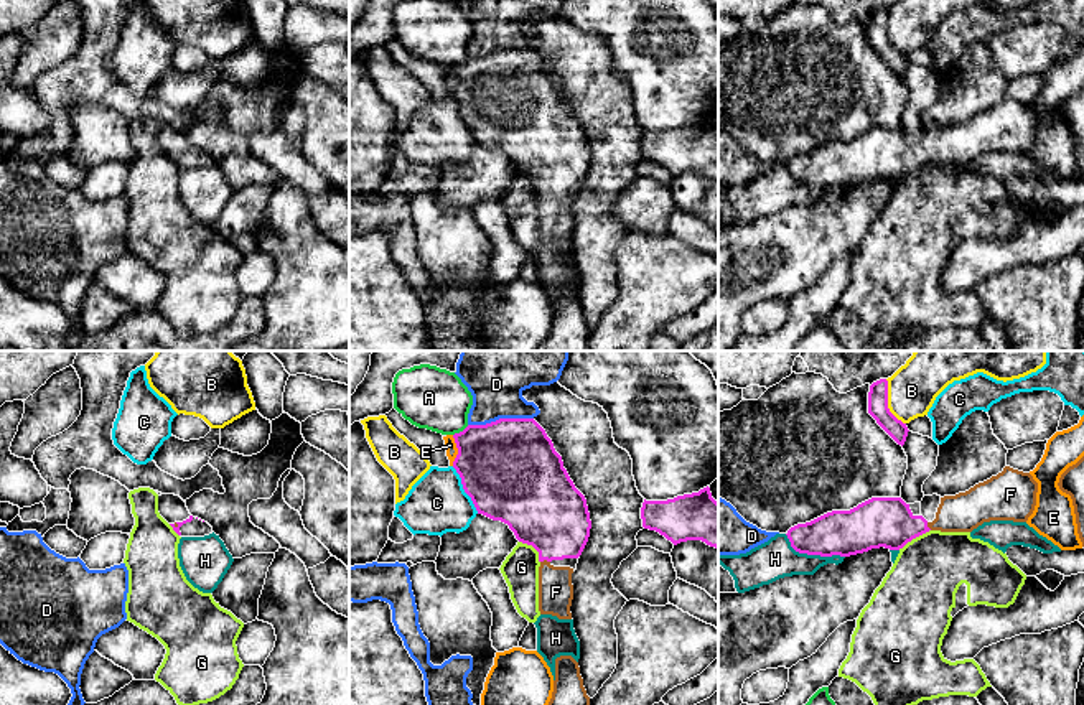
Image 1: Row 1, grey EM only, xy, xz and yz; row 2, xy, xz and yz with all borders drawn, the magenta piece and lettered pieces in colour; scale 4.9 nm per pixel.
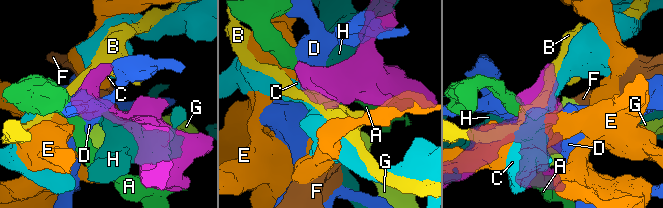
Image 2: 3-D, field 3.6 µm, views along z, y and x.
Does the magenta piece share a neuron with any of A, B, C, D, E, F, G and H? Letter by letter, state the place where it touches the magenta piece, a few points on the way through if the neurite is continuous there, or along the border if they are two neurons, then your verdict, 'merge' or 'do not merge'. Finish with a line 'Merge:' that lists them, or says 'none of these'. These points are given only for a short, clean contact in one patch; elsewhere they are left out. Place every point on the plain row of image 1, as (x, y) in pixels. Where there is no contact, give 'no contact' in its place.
A: meets magenta in xz at (460, 63); do not merge
B: meets magenta in yz at (887, 33); do not merge
C: meets magenta in xz at (463, 119); do not merge
D: meets magenta in xz at (499, 50); do not merge
E: meets magenta in xz at (458, 81); do not merge
F: meets magenta in xz at (544, 190); runs through xz (542, 139), (544, 190), (556, 223); merge
G: meets magenta in yz at (913, 168); border along yz (929, 160), (898, 180); do not merge
H: meets magenta in yz at (812, 185); do not merge
Merge: F

